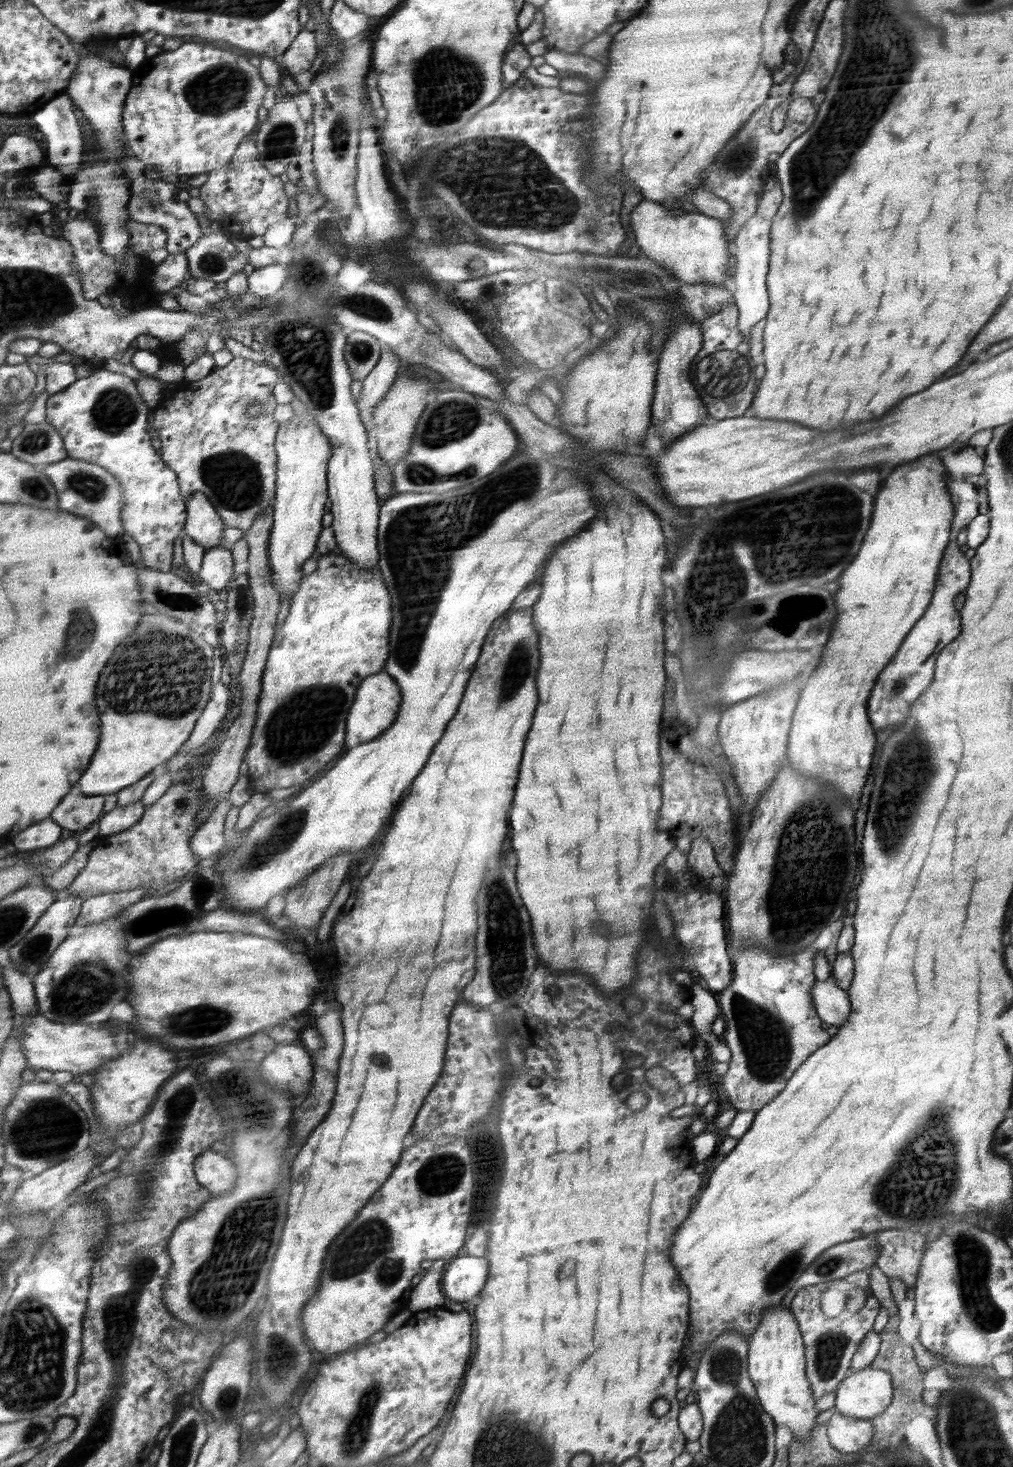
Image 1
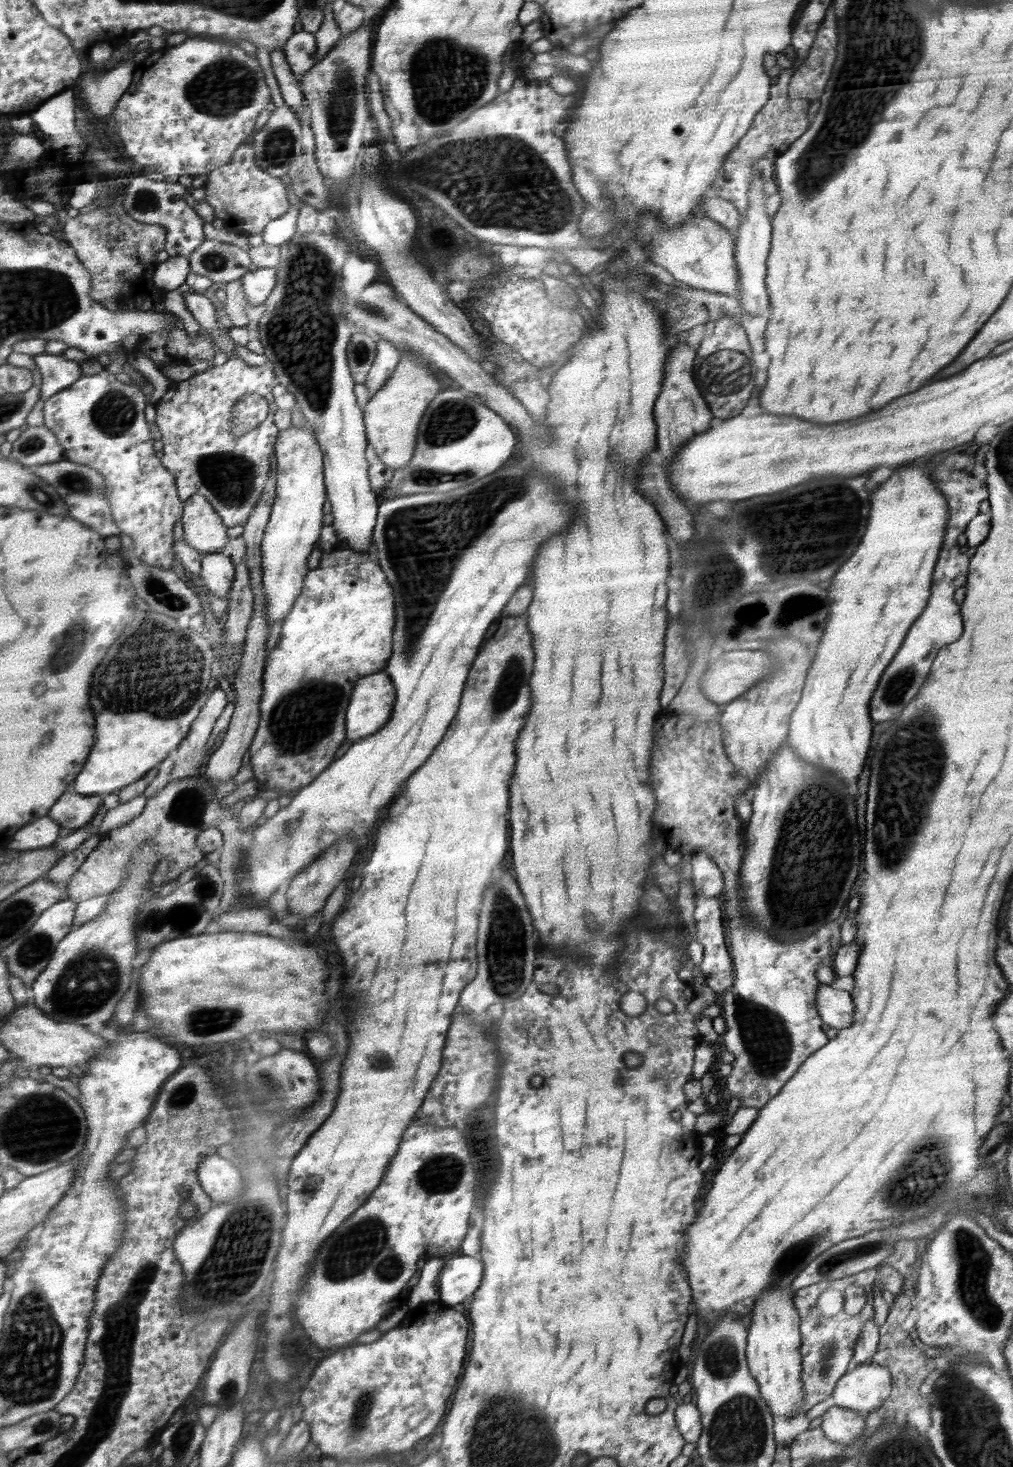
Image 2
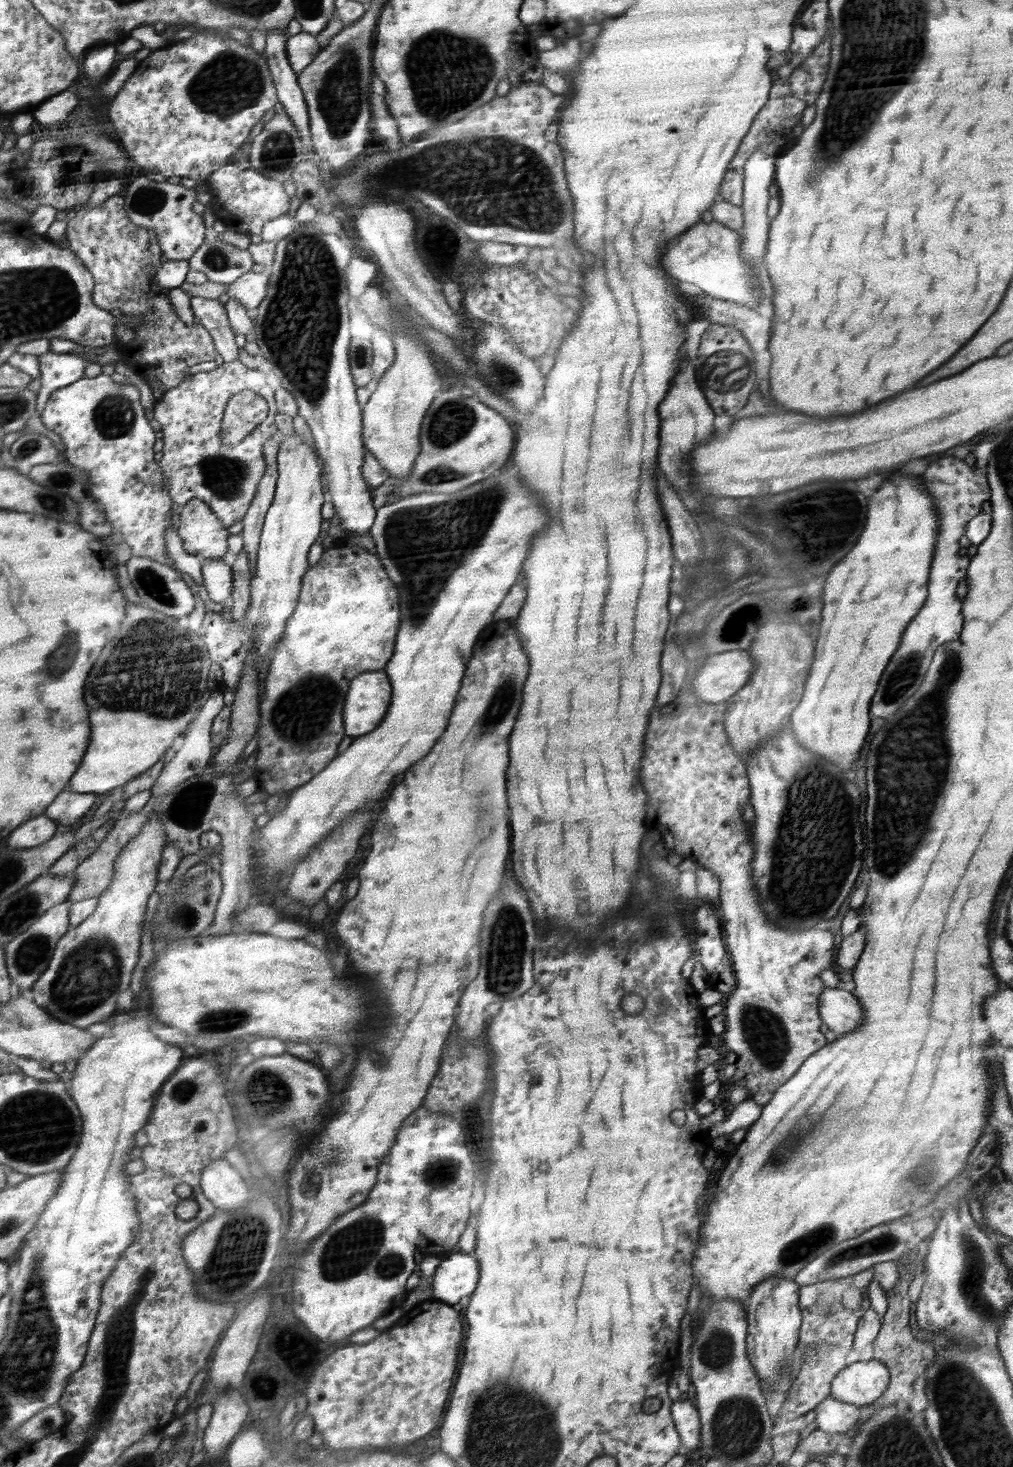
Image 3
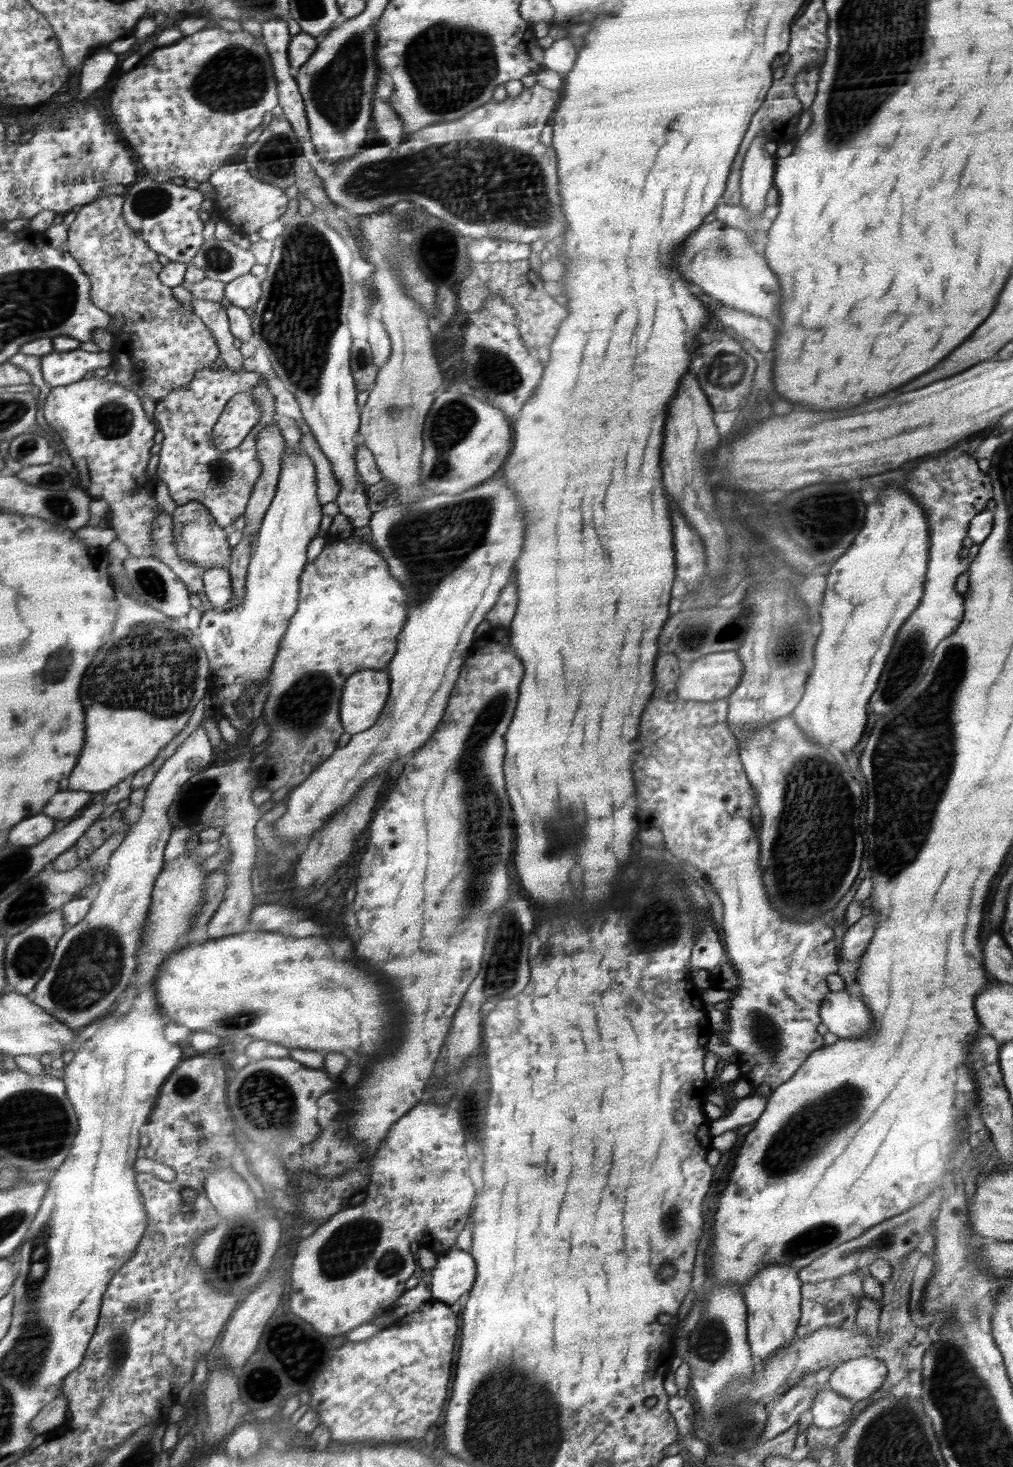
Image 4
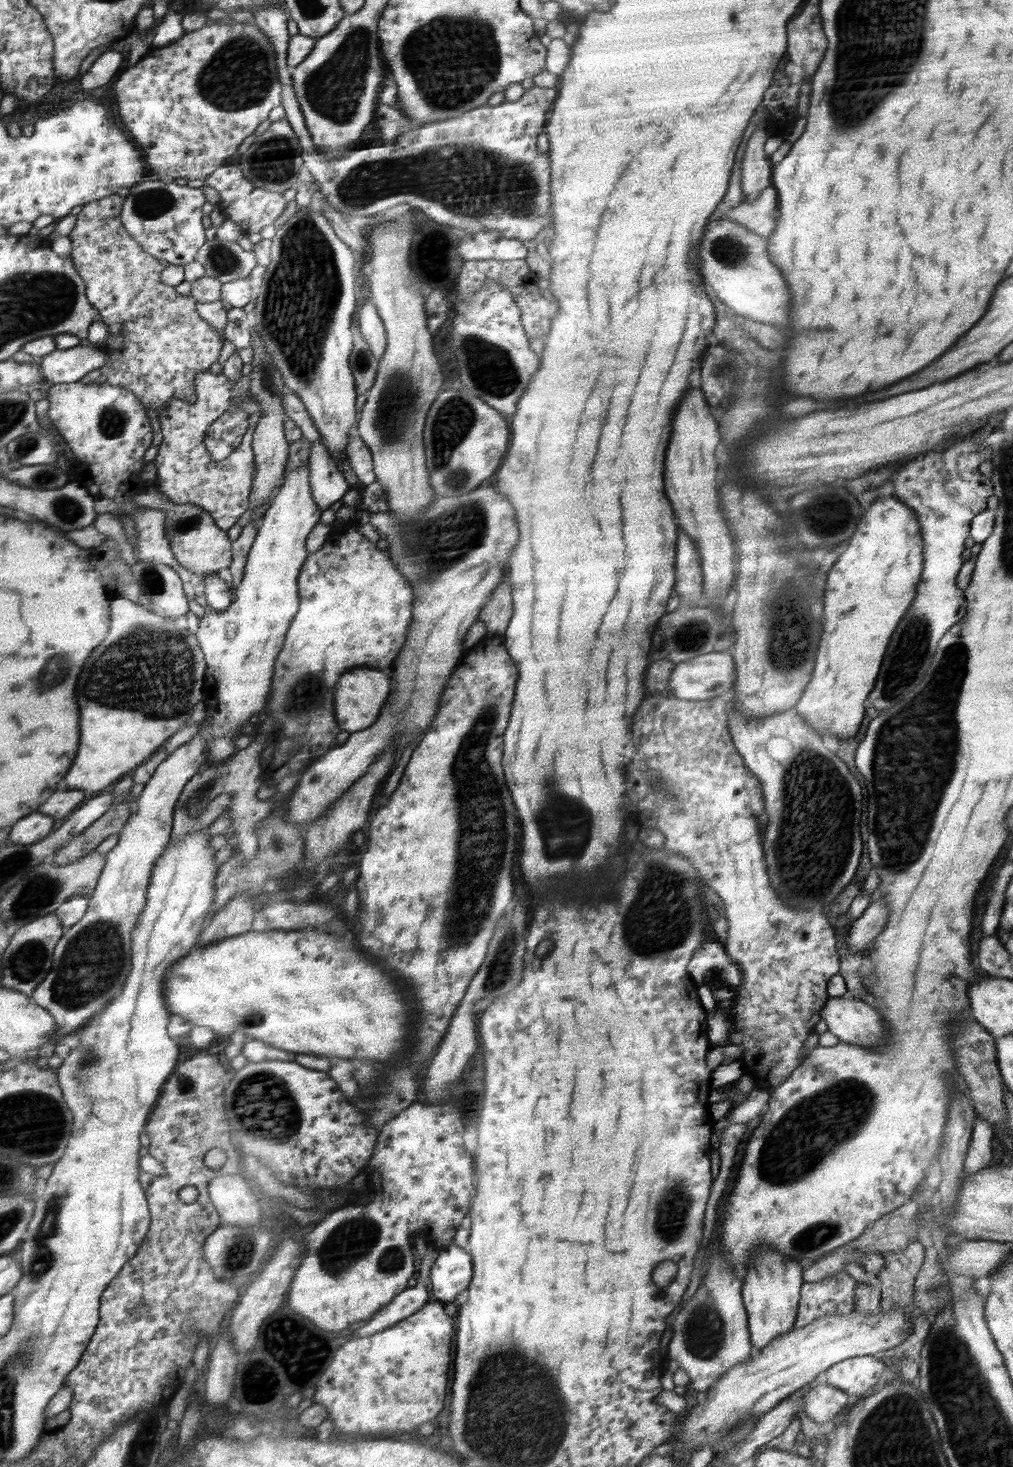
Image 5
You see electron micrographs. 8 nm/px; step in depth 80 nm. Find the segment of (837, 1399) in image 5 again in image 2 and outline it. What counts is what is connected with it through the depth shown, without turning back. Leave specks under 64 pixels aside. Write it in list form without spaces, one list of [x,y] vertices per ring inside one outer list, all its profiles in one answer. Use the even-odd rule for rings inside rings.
[[[832,1404],[822,1416],[824,1421],[819,1426],[830,1441],[842,1446],[857,1443],[864,1432],[864,1414]]]

